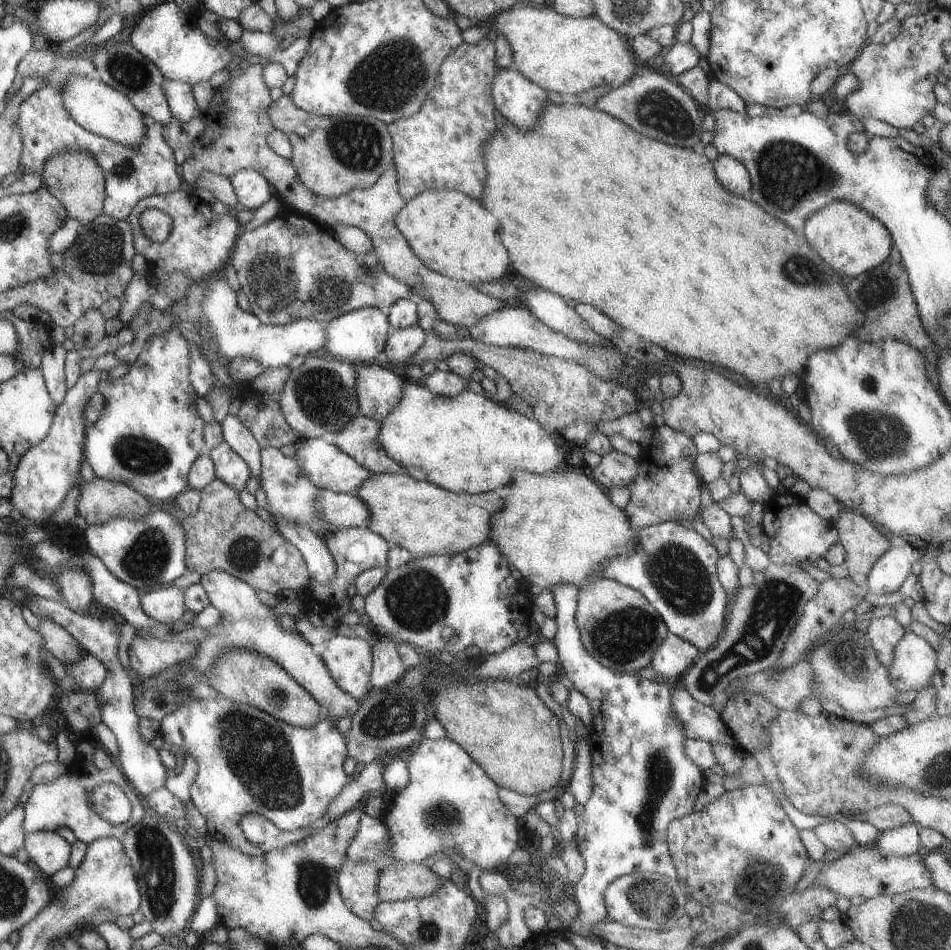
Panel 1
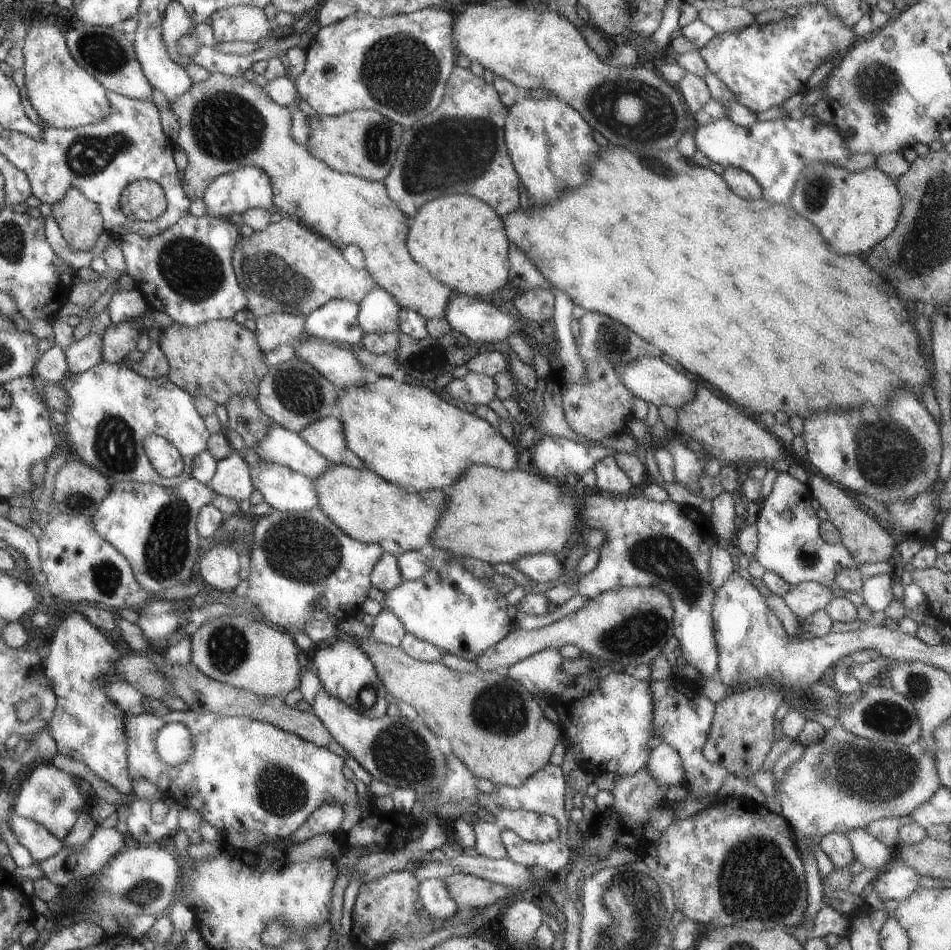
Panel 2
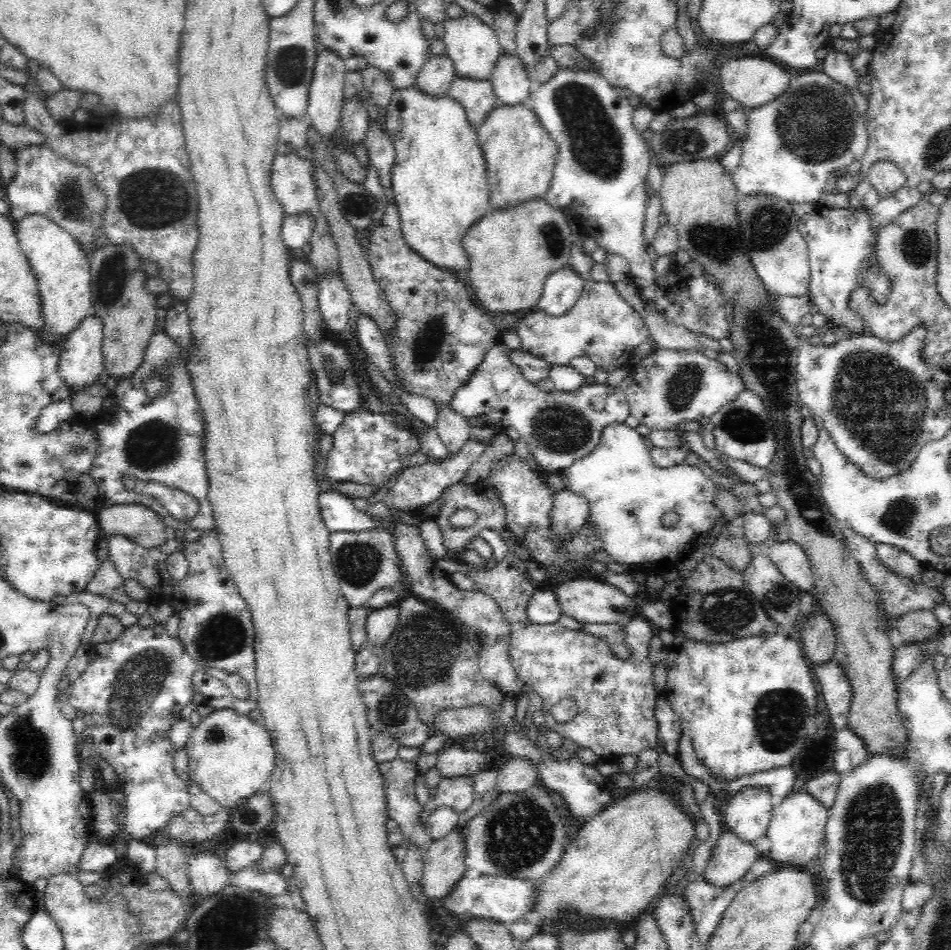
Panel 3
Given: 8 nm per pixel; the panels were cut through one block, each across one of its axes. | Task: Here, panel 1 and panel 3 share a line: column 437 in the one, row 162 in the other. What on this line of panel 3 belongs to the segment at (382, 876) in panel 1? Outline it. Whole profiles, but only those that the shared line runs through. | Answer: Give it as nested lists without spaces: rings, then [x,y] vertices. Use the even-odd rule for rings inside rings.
[[[876,162],[874,168],[870,168],[868,182],[872,184],[872,188],[878,192],[878,196],[882,200],[886,200],[886,198],[894,196],[896,192],[900,192],[902,188],[906,188],[904,172],[890,162]]]

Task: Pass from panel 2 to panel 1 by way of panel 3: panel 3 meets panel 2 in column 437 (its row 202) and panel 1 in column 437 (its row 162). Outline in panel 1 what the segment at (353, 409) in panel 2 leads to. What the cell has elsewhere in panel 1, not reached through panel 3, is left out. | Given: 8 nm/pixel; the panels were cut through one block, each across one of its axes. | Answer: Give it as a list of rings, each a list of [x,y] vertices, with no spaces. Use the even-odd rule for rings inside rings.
[[[403,380],[399,404],[395,404],[393,412],[379,424],[377,444],[403,468],[403,474],[409,474],[417,482],[429,482],[455,494],[485,494],[497,486],[507,486],[515,472],[545,474],[561,460],[561,450],[537,420],[497,404],[497,400],[487,394],[479,396],[469,390],[457,396],[439,396],[425,386],[407,384],[407,380]]]

